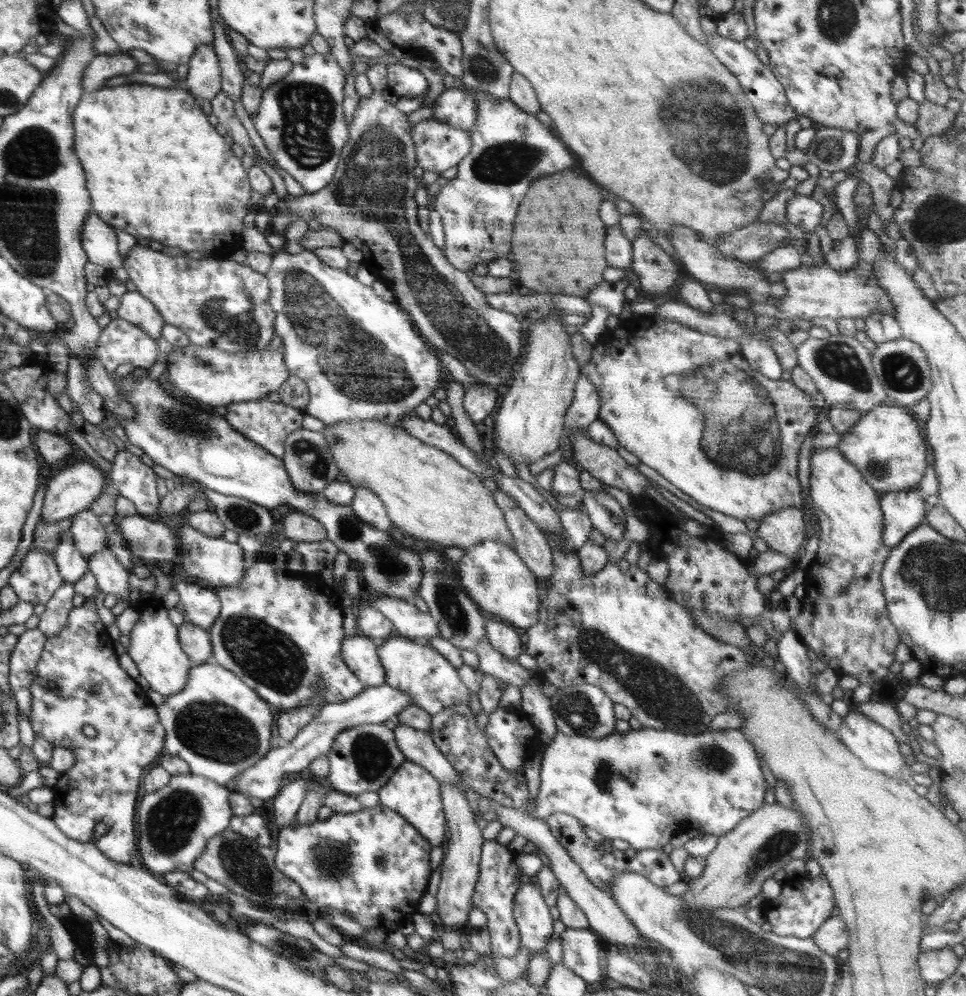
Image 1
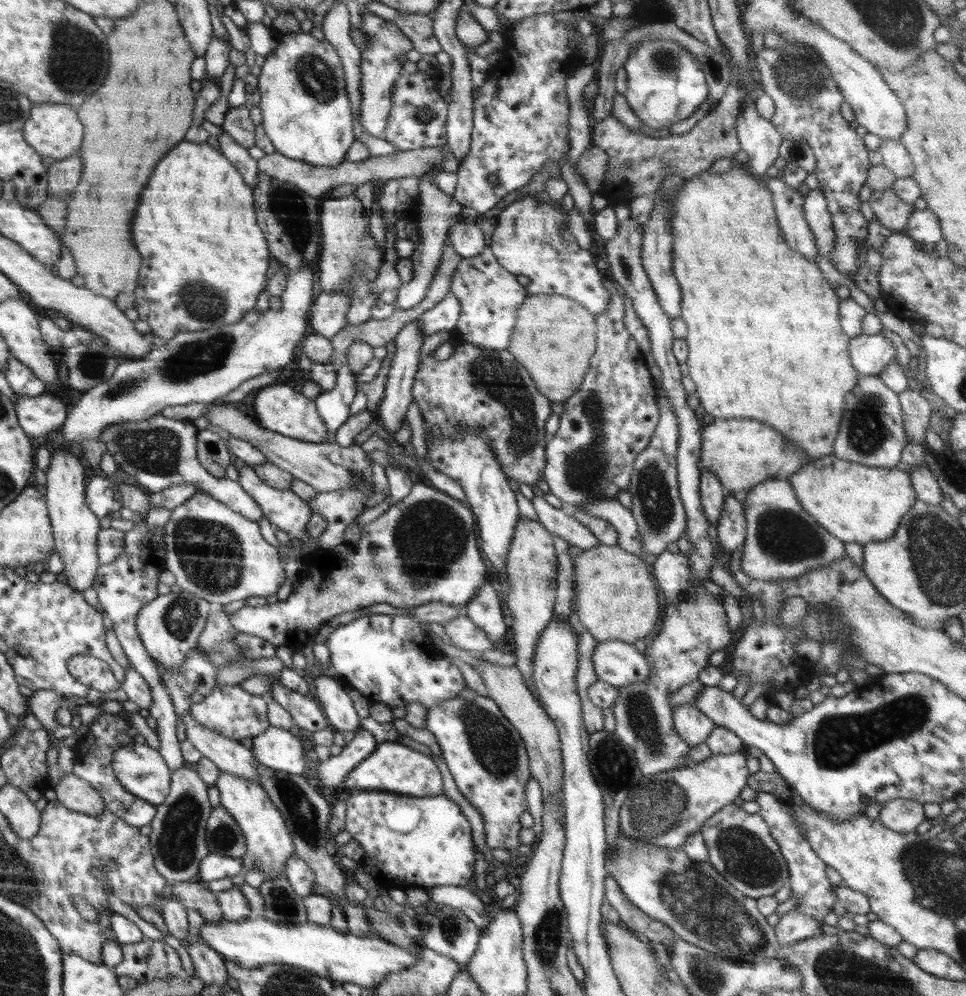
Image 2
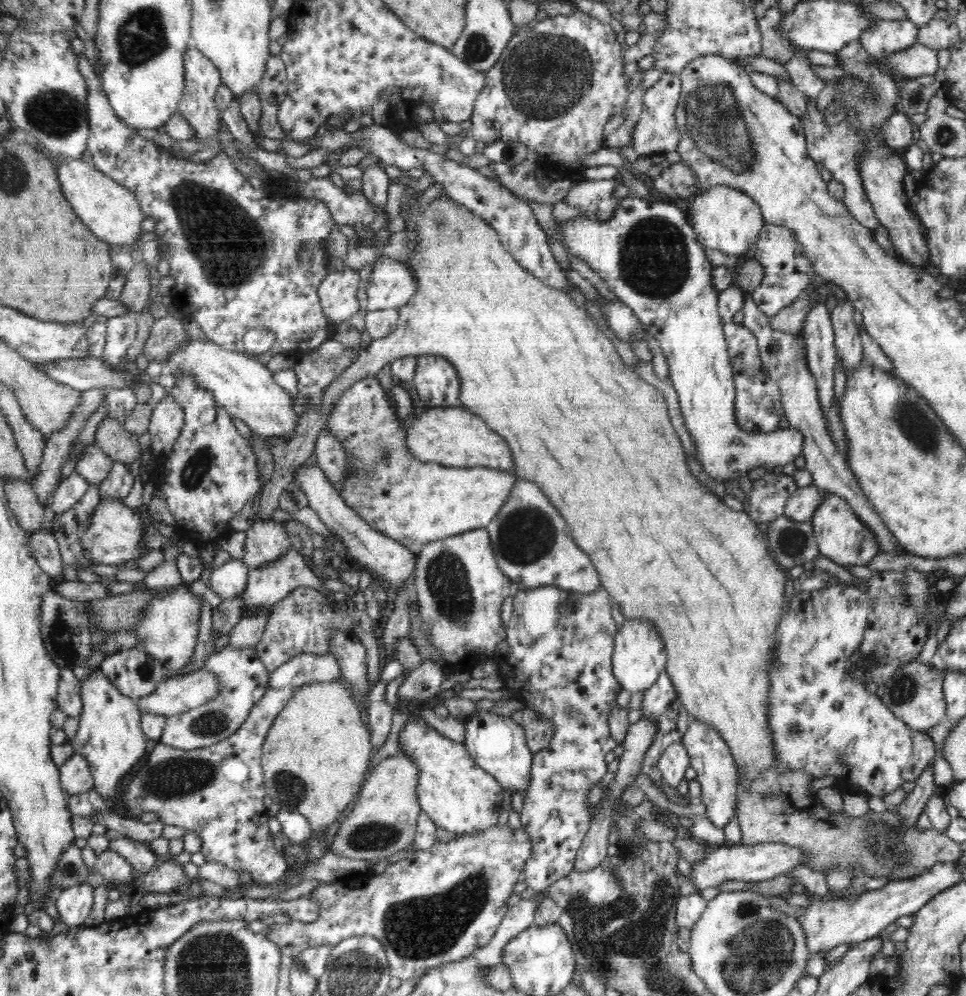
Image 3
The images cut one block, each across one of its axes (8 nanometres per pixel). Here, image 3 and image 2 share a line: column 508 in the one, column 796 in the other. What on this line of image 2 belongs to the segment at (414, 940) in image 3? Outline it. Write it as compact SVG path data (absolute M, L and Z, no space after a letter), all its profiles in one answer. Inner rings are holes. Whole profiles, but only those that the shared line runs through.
M757 792L755 800L760 805L757 814L770 829L771 835L779 844L779 849L787 862L789 870L788 883L791 886L794 898L799 900L796 909L806 916L814 917L821 925L824 924L824 916L833 910L834 902L839 900L837 895L834 894L833 885L825 875L827 864L821 860L811 847L811 844L800 834L798 826L793 822L778 798L767 792Z

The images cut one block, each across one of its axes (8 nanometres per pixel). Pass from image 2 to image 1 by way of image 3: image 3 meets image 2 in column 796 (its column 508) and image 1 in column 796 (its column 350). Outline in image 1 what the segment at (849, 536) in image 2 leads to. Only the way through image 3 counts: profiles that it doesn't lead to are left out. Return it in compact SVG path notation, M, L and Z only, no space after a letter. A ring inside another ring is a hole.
M657 313L638 318L633 314L626 321L620 320L614 330L606 328L600 339L593 345L591 359L581 368L581 374L588 377L596 387L601 398L599 418L612 429L619 445L636 455L642 464L650 466L698 503L722 514L734 516L738 520L752 518L758 522L765 516L789 506L803 508L803 496L797 478L798 453L804 438L812 432L813 426L817 423L820 410L814 407L813 398L800 390L791 380L772 380L755 371L743 357L740 344L736 339L712 336L688 327L686 324L666 320Z

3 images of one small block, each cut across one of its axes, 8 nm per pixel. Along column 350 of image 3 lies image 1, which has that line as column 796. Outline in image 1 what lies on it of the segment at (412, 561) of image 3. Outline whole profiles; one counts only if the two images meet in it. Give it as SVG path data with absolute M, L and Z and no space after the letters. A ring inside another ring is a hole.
M795 506L777 510L765 516L759 522L758 529L750 531L749 535L753 540L762 538L770 550L776 550L795 561L798 550L806 540L804 510Z

